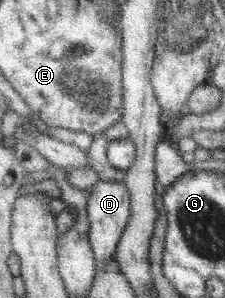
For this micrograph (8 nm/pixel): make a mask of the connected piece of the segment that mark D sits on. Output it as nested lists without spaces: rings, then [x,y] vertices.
[[[101,180],[91,188],[88,198],[88,215],[91,220],[90,242],[97,260],[97,268],[114,262],[121,238],[131,221],[132,206],[131,190],[125,180],[120,182]]]

